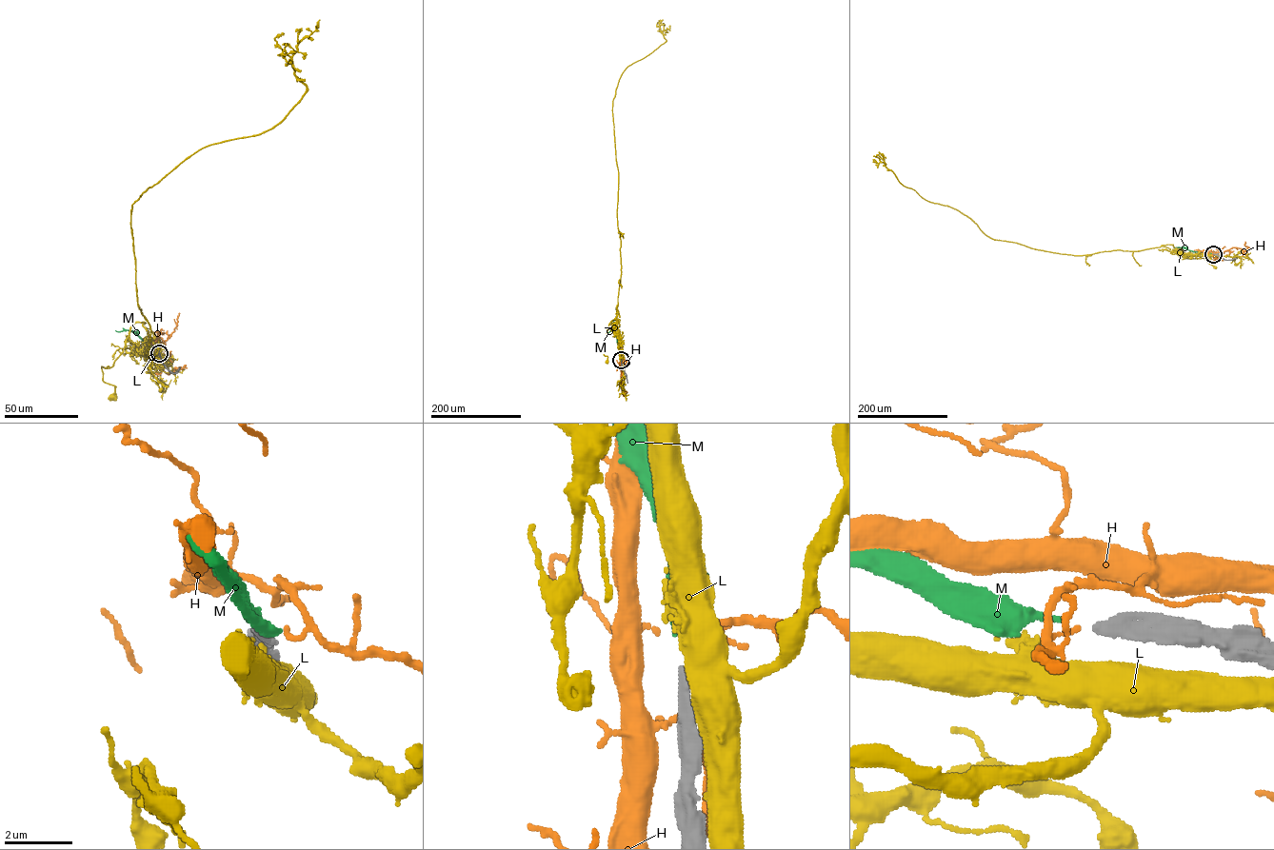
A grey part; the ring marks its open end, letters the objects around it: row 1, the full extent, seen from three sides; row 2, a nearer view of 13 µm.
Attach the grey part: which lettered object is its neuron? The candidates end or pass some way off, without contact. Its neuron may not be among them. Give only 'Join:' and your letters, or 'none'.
Join: M

